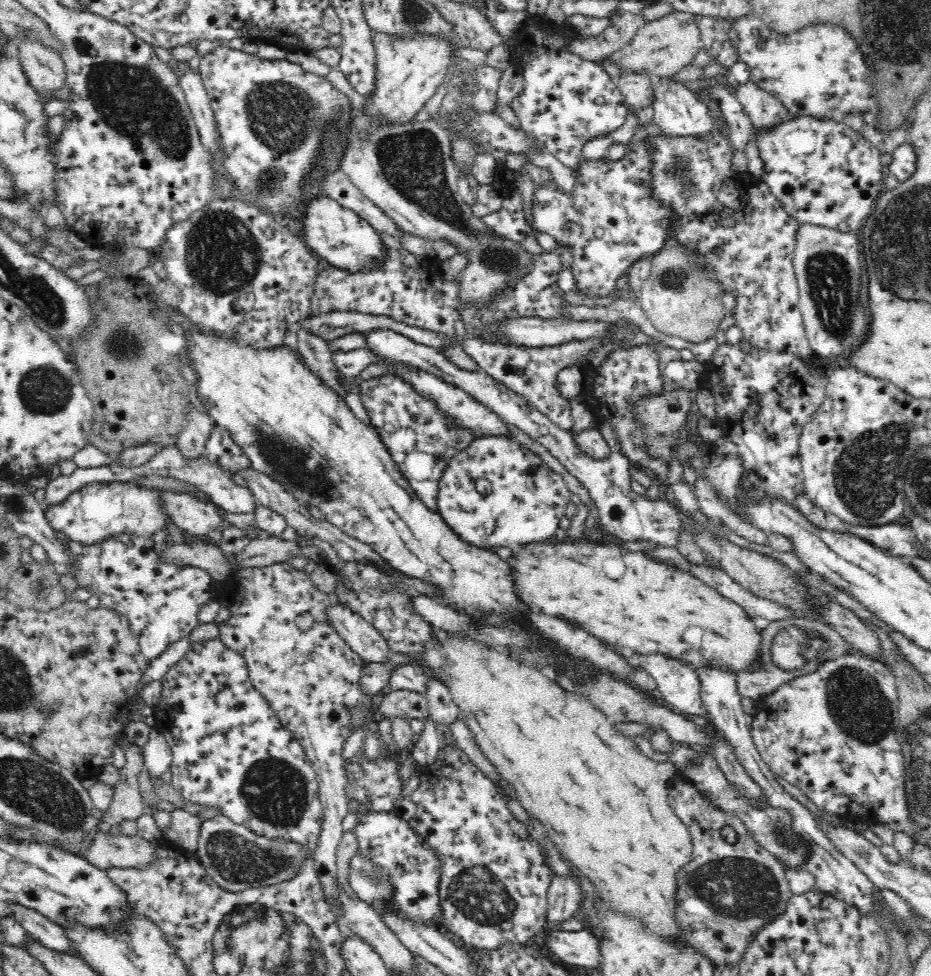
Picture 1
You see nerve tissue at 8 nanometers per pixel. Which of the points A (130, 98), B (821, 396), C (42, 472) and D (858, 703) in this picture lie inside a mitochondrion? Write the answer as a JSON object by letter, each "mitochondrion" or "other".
{"A":"mitochondrion","B":"other","C":"other","D":"mitochondrion"}

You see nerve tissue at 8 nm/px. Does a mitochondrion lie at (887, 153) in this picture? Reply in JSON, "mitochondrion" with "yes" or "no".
{"mitochondrion":"no"}

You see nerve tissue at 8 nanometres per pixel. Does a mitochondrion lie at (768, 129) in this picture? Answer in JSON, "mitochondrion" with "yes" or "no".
{"mitochondrion":"no"}

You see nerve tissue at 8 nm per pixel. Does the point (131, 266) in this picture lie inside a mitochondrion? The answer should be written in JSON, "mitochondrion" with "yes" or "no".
{"mitochondrion":"no"}

